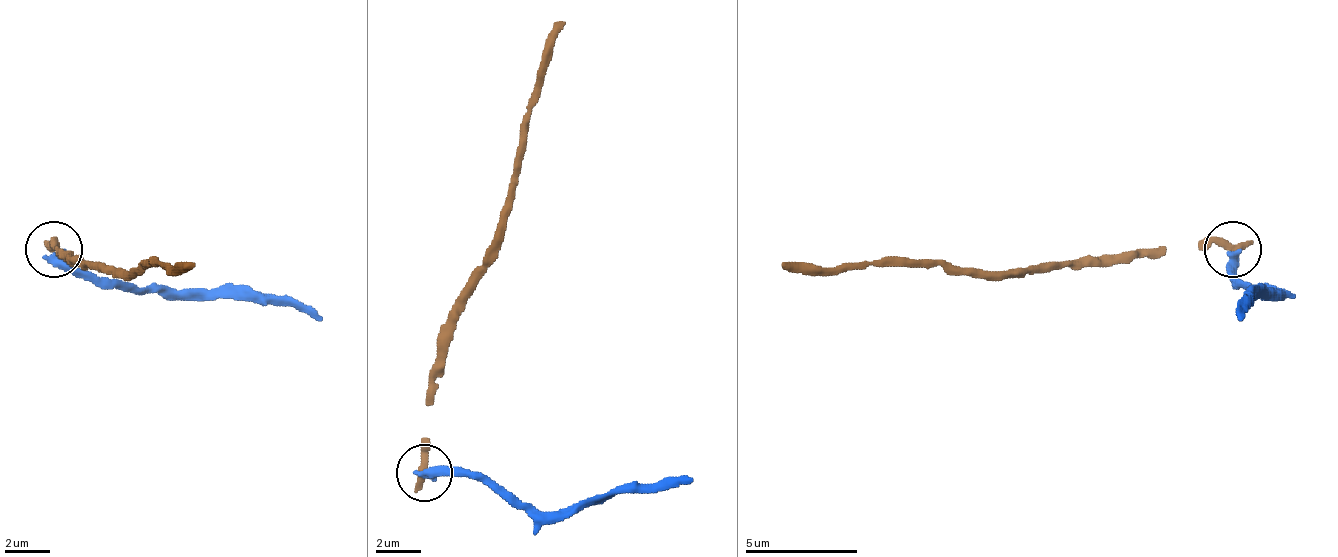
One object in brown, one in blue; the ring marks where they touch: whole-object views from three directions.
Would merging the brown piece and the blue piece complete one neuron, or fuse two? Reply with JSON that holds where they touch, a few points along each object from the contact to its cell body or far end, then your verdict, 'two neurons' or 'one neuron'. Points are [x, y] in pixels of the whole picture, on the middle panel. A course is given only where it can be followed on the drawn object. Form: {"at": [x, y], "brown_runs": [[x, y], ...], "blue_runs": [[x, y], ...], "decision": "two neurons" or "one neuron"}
{"at": [424, 472], "brown_runs": [[425, 474], [425, 400], [437, 332], [499, 230], [544, 44], [567, 21]], "blue_runs": [[425, 474], [487, 474], [544, 513], [606, 502], [618, 491], [663, 491], [691, 479]], "decision": "two neurons"}

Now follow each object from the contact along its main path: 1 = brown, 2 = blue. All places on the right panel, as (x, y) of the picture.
1: (1234, 250), (1161, 245), (991, 273), (804, 267), (782, 262)
2: (1234, 250), (1234, 279), (1274, 290), (1262, 290), (1240, 318)

